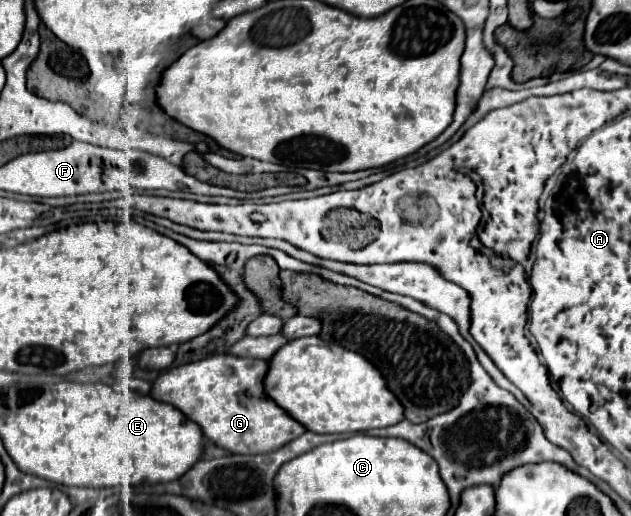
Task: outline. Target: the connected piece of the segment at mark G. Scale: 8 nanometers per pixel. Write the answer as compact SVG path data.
M216 354L178 368L168 368L156 378L150 394L184 412L186 418L196 422L202 434L216 446L232 454L264 454L306 432L302 424L292 420L264 394L262 378L266 370L268 362L264 360Z

